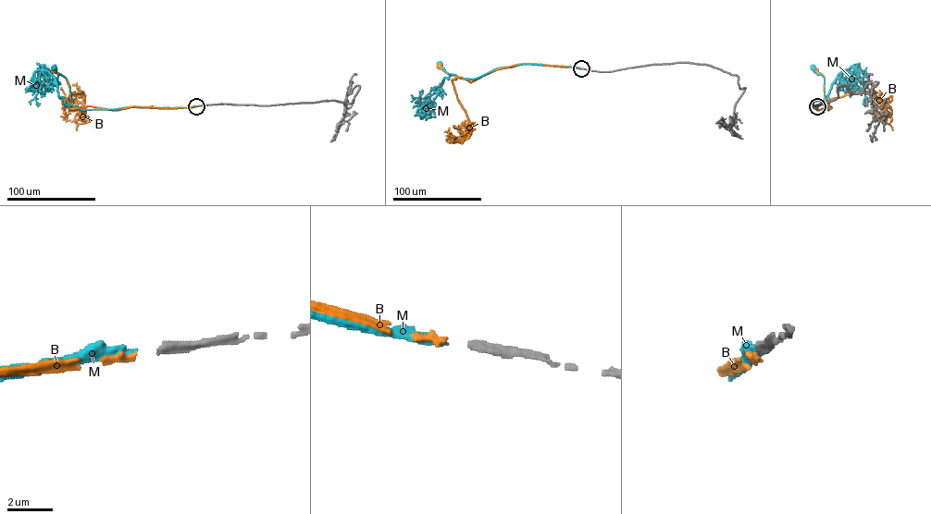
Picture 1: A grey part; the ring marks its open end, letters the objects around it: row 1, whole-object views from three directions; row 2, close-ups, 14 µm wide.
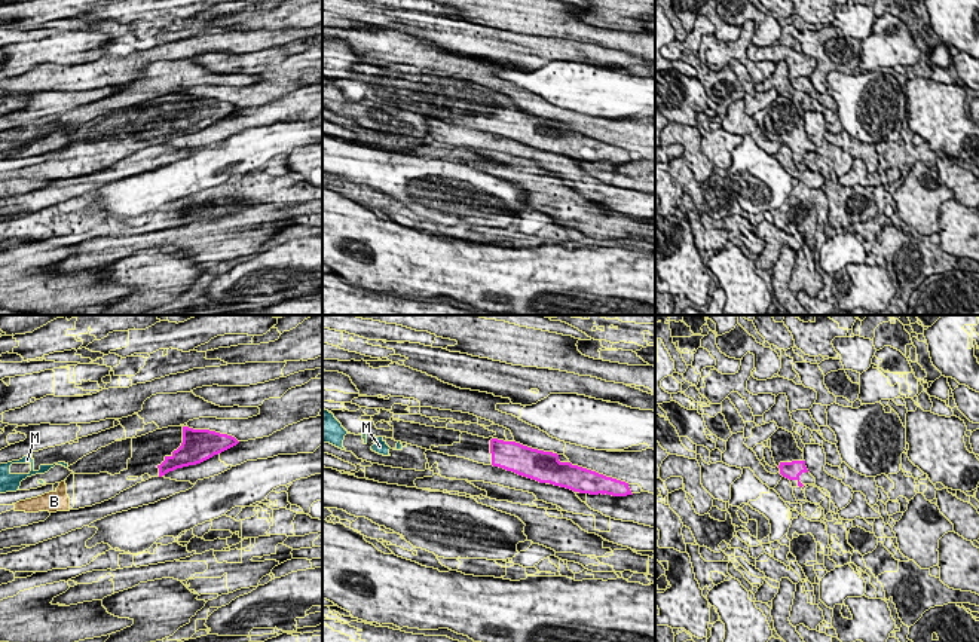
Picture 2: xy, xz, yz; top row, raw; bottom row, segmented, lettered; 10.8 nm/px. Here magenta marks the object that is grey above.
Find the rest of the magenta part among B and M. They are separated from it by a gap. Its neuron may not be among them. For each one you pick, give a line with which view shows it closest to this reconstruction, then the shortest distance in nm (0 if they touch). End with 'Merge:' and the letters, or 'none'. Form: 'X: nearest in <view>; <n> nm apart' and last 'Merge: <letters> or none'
B: nearest in xy; 1000 nm apart
Merge: B

